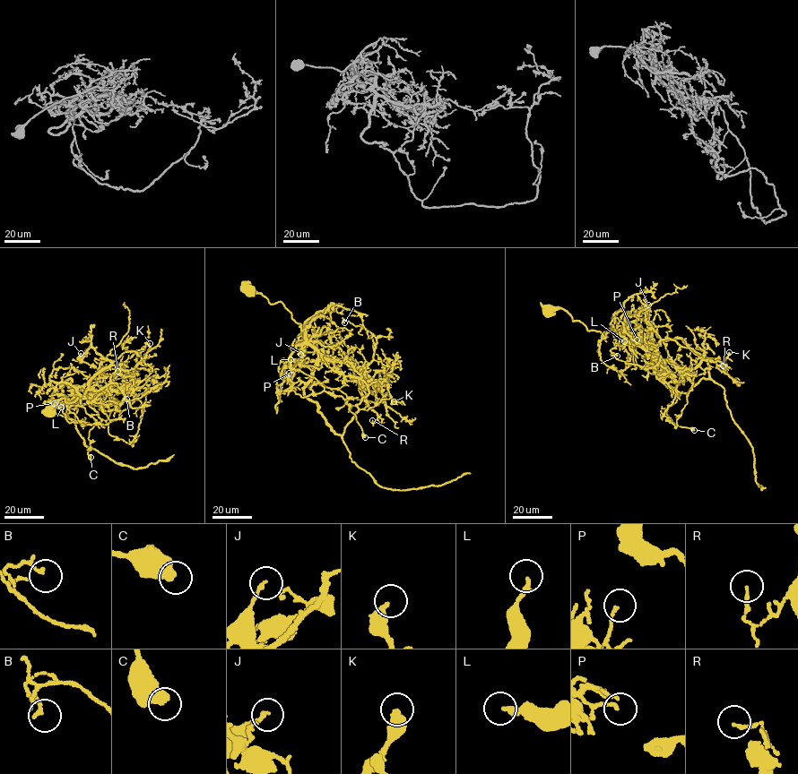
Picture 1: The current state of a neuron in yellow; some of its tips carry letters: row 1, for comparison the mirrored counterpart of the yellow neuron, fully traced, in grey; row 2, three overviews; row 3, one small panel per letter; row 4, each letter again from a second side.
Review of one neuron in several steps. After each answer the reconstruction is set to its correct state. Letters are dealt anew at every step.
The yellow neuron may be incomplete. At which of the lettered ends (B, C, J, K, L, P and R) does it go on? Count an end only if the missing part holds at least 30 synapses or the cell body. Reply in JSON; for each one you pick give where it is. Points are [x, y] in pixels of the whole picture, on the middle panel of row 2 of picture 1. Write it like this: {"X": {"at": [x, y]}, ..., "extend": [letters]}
{"extend": []}

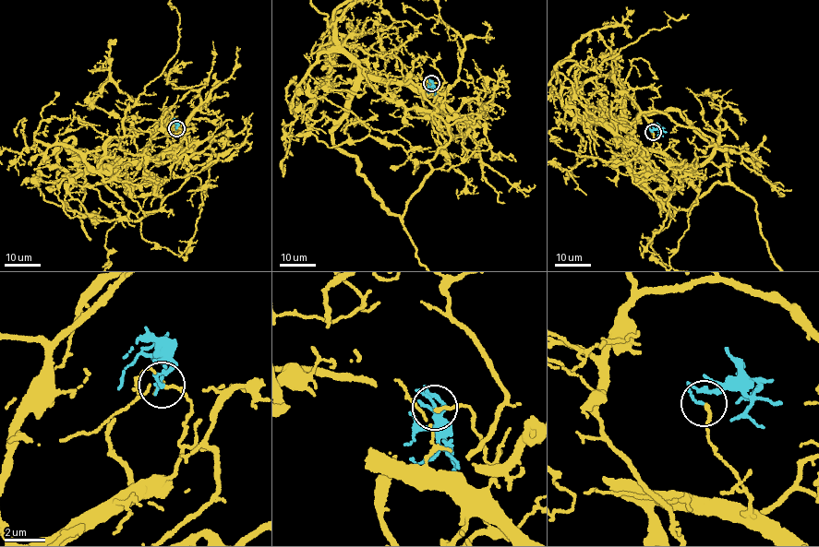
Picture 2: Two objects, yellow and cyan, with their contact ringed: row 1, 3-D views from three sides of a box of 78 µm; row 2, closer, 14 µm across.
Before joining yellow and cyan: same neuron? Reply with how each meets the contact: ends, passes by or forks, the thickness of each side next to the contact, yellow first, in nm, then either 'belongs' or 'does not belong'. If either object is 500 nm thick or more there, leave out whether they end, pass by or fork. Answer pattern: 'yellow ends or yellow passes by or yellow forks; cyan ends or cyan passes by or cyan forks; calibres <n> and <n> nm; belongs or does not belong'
yellow ends; cyan ends; calibres 160 and 100 nm; does not belong

